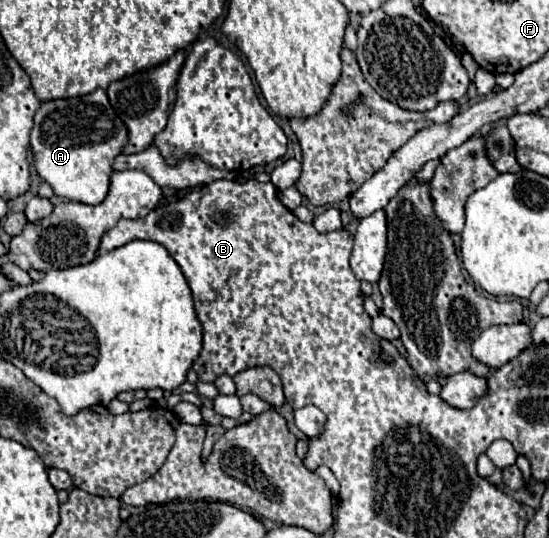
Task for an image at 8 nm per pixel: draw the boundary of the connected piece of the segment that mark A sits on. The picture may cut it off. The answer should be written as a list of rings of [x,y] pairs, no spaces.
[[[104,90],[78,98],[42,102],[30,132],[38,176],[52,186],[56,196],[82,204],[100,204],[106,198],[114,156],[122,152],[126,140],[126,126],[116,116]]]

